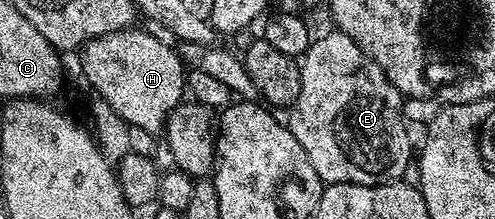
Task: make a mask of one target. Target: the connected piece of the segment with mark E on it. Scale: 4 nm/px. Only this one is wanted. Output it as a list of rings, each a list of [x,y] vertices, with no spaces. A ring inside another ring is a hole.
[[[337,28],[331,29],[331,31],[331,34],[326,34],[323,38],[315,37],[311,41],[310,47],[306,49],[304,57],[301,59],[302,75],[300,76],[300,96],[288,110],[288,114],[290,114],[290,118],[288,117],[288,125],[292,136],[296,136],[296,140],[300,140],[300,148],[304,148],[308,160],[312,160],[312,168],[316,168],[316,176],[320,176],[323,184],[364,184],[365,186],[379,186],[385,182],[397,182],[405,175],[402,173],[409,166],[411,169],[412,166],[410,134],[406,131],[406,118],[402,115],[404,95],[388,80],[388,76],[384,76],[384,72],[380,67],[362,51],[360,44],[356,44],[356,40],[352,40],[352,36],[342,33]]]

